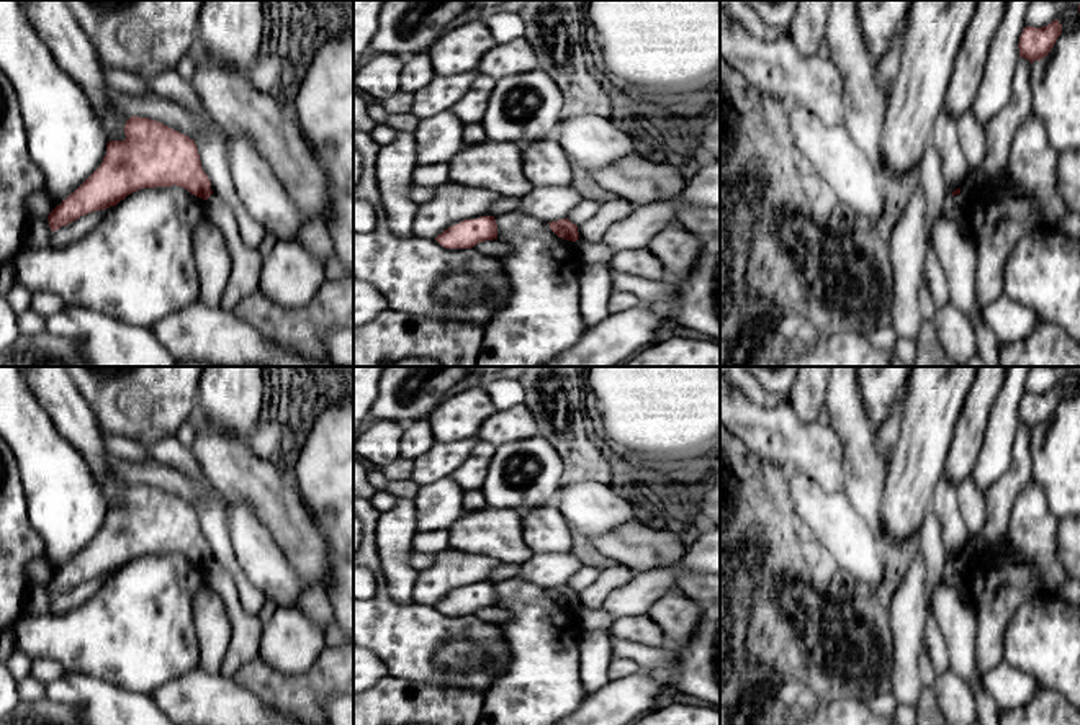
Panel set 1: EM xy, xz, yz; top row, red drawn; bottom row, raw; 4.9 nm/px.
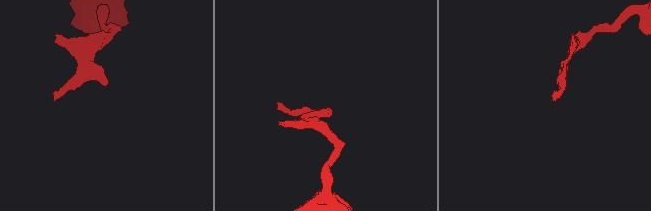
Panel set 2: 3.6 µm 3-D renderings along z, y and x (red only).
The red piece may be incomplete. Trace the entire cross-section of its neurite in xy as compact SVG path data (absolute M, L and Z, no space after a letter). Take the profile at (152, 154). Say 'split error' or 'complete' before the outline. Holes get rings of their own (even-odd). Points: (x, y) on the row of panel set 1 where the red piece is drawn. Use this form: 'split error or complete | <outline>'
complete | M131 116L124 141L106 142L101 165L47 216L51 231L93 211L116 206L141 188L182 187L208 200L211 182L188 136L149 118Z

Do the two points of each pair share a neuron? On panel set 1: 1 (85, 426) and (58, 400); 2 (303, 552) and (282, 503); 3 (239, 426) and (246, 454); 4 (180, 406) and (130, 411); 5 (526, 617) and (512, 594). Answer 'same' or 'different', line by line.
1: same
2: same
3: different
4: same
5: same

